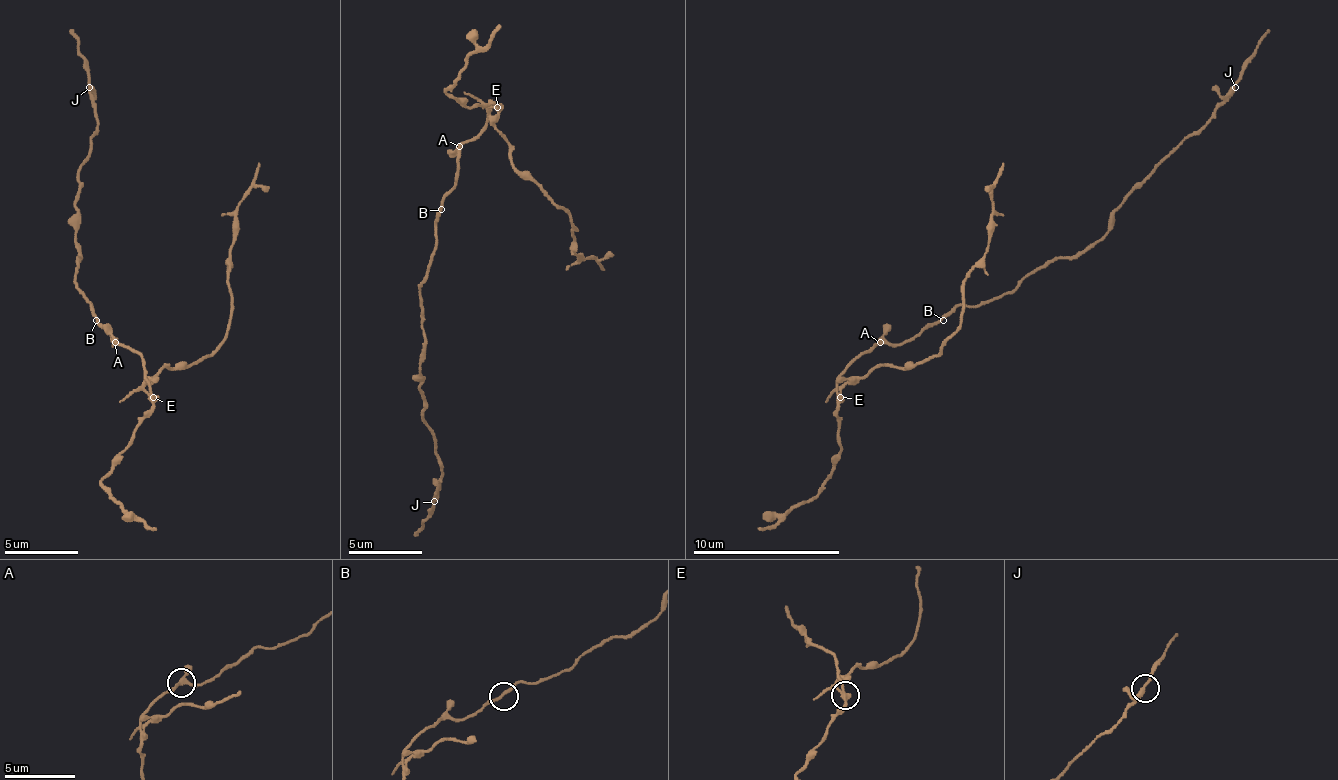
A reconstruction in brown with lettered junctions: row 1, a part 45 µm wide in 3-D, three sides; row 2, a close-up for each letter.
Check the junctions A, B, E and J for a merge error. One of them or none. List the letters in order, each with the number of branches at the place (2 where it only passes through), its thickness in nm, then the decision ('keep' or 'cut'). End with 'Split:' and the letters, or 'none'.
A: 3 branches meet; 240 nm thick; keep
B: 2 branches meet; 200 nm thick; keep
E: 4 branches meet; 240 nm thick; cut
J: 3 branches meet; 240 nm thick; keep
Split: E

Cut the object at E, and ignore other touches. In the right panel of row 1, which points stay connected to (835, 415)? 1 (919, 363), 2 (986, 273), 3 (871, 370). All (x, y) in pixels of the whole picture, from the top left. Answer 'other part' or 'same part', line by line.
1: other part
2: other part
3: other part

